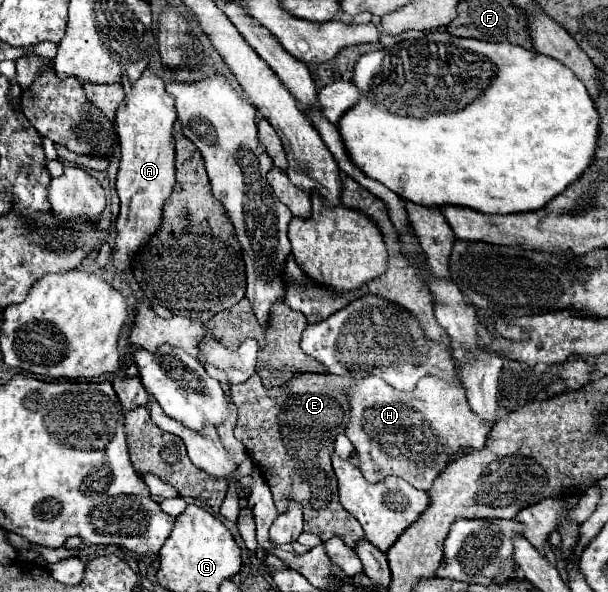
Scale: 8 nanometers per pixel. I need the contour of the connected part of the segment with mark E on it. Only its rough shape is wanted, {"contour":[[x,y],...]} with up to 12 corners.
{"contour":[[302,374],[232,386],[234,436],[278,512],[354,548],[334,440],[352,378]]}

